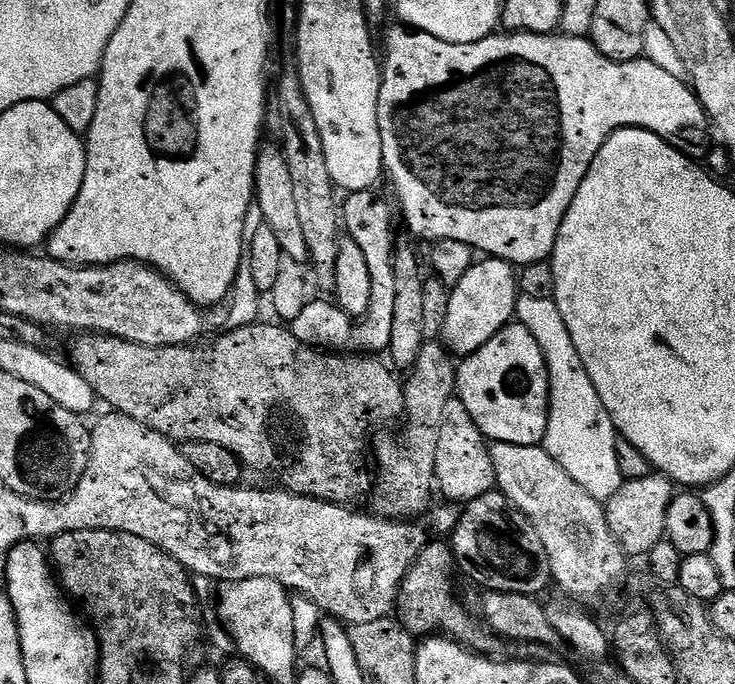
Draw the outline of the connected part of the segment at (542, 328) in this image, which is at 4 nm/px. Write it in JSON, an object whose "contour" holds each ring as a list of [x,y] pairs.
{"contour":[[[521,295],[516,303],[515,319],[534,334],[534,342],[538,342],[548,367],[548,425],[542,445],[544,451],[586,490],[586,494],[601,502],[608,501],[616,493],[621,479],[616,449],[618,433],[606,406],[602,406],[598,390],[594,390],[594,382],[590,382],[590,374],[586,374],[586,366],[582,366],[582,358],[578,358],[578,350],[574,350],[574,338],[570,338],[570,330],[566,330],[566,322],[562,322],[555,299]]]}

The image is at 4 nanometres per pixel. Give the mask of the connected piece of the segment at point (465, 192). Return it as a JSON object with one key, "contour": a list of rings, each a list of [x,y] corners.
{"contour":[[[399,26],[400,28],[389,27],[388,46],[386,54],[382,56],[382,79],[380,82],[380,97],[378,98],[378,122],[382,125],[383,131],[386,133],[384,142],[384,171],[387,179],[392,179],[392,188],[396,191],[396,196],[400,199],[400,208],[404,211],[404,220],[408,223],[408,228],[413,232],[413,237],[421,236],[427,242],[435,242],[437,240],[453,240],[454,242],[466,242],[477,253],[483,254],[485,257],[496,257],[504,260],[513,266],[527,266],[529,264],[543,264],[551,257],[556,239],[560,233],[562,222],[566,218],[566,214],[570,210],[570,206],[574,202],[574,198],[578,194],[578,190],[582,186],[582,182],[586,178],[586,174],[590,170],[590,166],[594,162],[594,158],[598,154],[598,150],[602,150],[602,146],[608,141],[609,136],[614,135],[619,128],[645,128],[648,132],[658,134],[668,144],[673,144],[677,150],[684,153],[689,158],[707,157],[710,152],[708,148],[708,128],[710,132],[710,121],[704,107],[701,106],[700,100],[697,99],[695,91],[685,81],[674,78],[674,74],[666,74],[666,70],[662,70],[662,66],[654,66],[654,62],[650,62],[646,58],[631,60],[630,62],[614,62],[607,60],[601,54],[591,39],[582,36],[565,36],[563,34],[553,34],[550,36],[539,36],[533,32],[516,32],[513,34],[493,34],[482,38],[478,42],[470,42],[469,44],[451,44],[450,42],[442,42],[442,38],[434,38],[434,34],[426,34],[418,32],[414,28],[407,26]]]}

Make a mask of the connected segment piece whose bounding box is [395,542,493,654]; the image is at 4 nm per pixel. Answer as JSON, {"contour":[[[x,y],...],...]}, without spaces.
{"contour":[[[429,543],[400,586],[400,595],[395,605],[398,619],[412,633],[413,637],[427,638],[433,634],[443,634],[481,654],[491,653],[493,650],[491,642],[488,641],[489,633],[481,627],[475,615],[472,617],[464,609],[463,602],[456,597],[452,568],[454,572],[454,557],[451,547],[447,543]]]}

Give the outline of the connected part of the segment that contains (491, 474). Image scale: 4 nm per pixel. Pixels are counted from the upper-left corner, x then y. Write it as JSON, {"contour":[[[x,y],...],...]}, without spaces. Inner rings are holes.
{"contour":[[[454,398],[450,402],[446,402],[446,410],[442,410],[442,422],[438,429],[438,450],[436,451],[436,483],[438,489],[445,501],[455,502],[457,505],[467,505],[470,500],[477,500],[493,491],[497,487],[496,471],[494,470],[494,462],[492,461],[492,450],[489,441],[482,434],[482,430],[474,422],[474,418],[470,418],[470,410],[466,410],[466,406],[459,398]]]}

